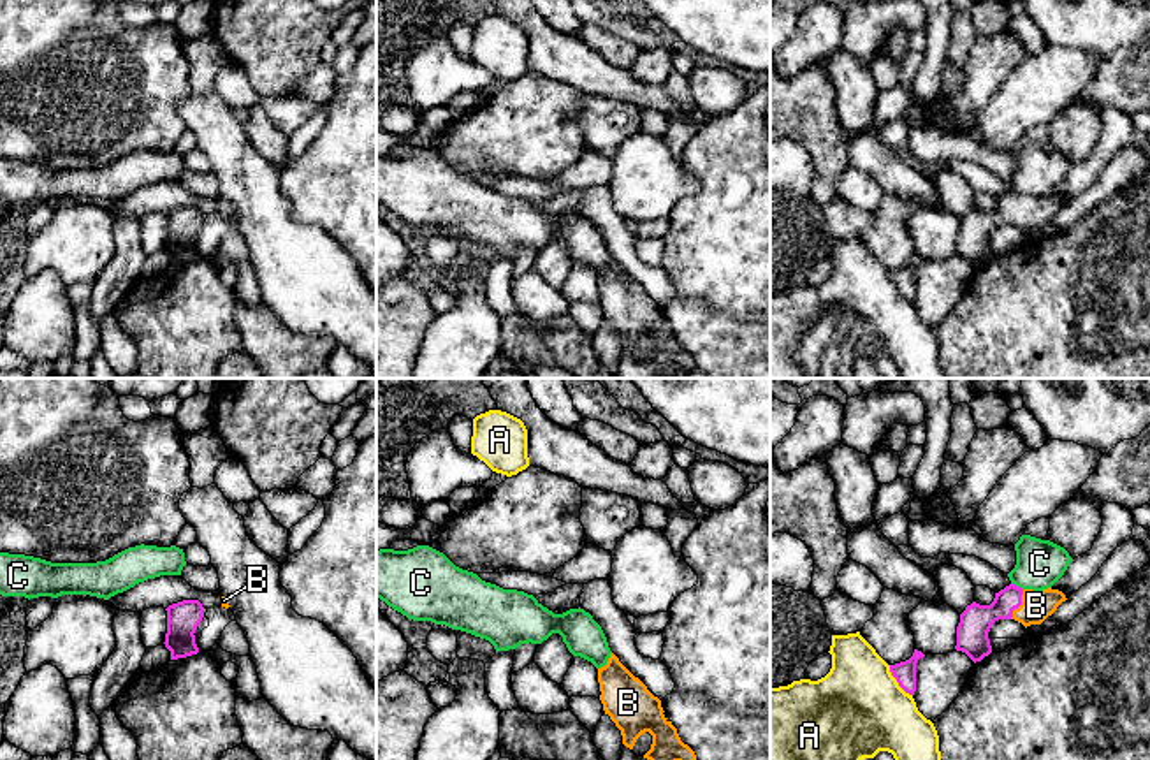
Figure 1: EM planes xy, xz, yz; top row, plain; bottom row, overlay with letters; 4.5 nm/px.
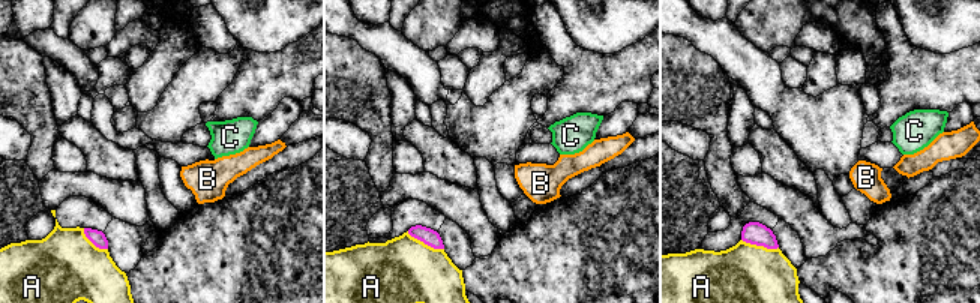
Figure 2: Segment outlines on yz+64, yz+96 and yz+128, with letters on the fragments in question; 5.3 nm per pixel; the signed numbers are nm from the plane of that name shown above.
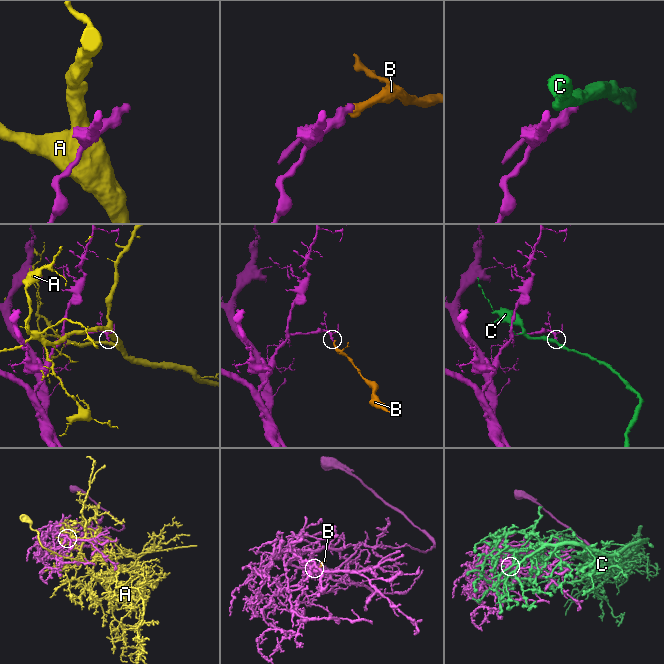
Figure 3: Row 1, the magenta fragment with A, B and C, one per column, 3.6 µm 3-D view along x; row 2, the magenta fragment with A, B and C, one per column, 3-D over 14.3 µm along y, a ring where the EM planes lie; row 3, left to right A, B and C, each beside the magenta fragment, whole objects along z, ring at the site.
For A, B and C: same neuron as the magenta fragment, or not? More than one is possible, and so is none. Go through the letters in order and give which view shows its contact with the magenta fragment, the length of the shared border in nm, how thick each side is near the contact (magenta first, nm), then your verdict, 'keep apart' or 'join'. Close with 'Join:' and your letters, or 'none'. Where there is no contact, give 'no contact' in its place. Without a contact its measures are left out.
A: yz | 180 nm | 100/440 nm | keep apart
B: yz | 150 nm | 150/140 nm | join
C: yz | 70 nm | 150/220 nm | keep apart
Join: B

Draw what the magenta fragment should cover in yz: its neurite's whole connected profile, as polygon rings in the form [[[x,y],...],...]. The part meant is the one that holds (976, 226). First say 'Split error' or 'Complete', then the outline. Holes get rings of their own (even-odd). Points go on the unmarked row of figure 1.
Split error. [[[1015,190],[1006,192],[990,211],[972,208],[960,220],[957,232],[957,257],[965,259],[974,269],[992,259],[988,238],[999,225],[1015,225],[1025,234],[1041,230],[1057,213],[1066,208],[1066,201],[1059,195],[1022,195]]]

